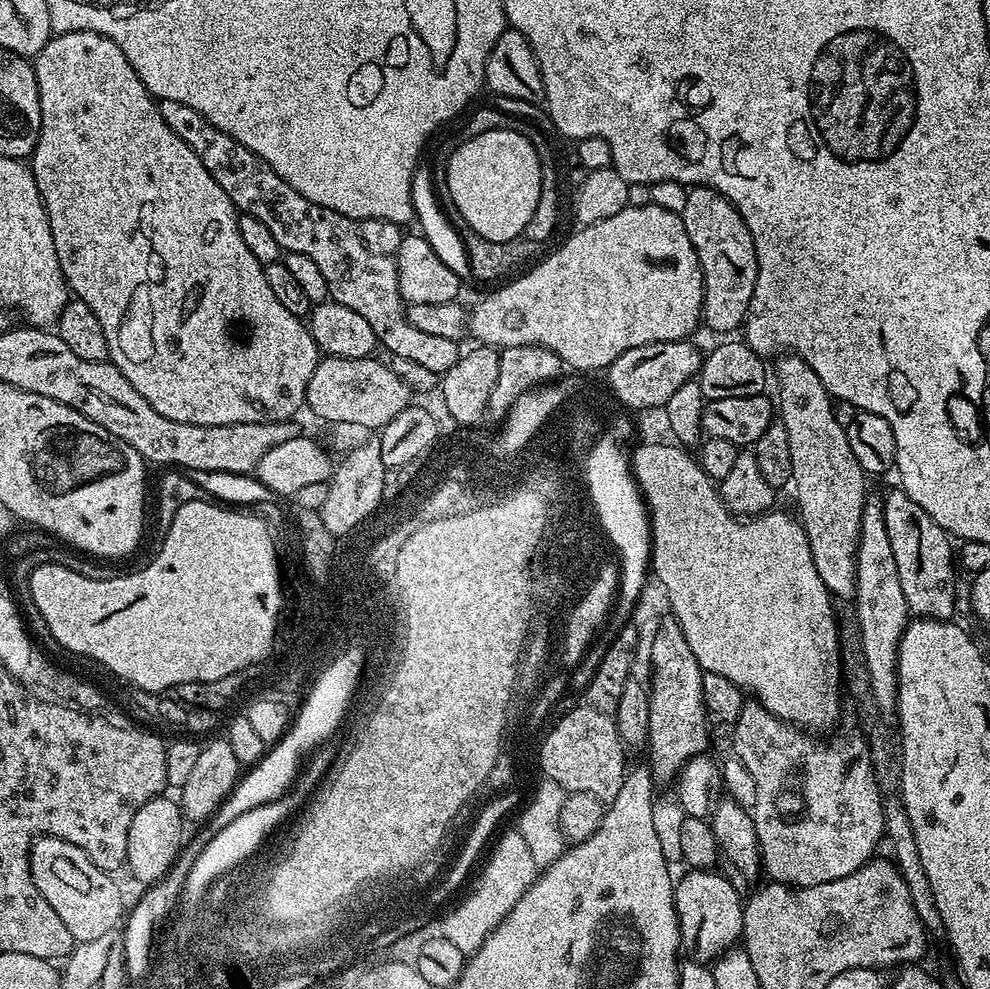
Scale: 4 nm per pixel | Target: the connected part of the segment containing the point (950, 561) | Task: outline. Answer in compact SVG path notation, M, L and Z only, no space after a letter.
M895 490L883 497L886 534L890 534L890 550L894 550L894 562L898 566L898 582L902 582L902 594L906 594L909 613L926 620L951 621L957 615L956 572L954 544L948 533L902 490Z

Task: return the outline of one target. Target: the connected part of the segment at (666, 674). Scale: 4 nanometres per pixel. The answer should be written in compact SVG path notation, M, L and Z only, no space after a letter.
M665 618L652 636L652 645L648 648L652 659L652 684L648 688L650 702L650 726L648 727L647 767L652 770L653 781L675 781L681 768L688 760L703 756L708 748L709 717L704 710L702 698L702 678L704 669L698 666L698 658L686 646L686 638L678 622Z

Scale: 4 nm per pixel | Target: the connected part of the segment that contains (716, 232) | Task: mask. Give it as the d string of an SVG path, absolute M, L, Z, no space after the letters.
M692 186L688 188L686 194L686 210L680 213L686 234L690 234L690 242L694 246L694 250L698 254L698 262L702 266L702 278L704 279L704 310L702 313L703 327L708 327L712 332L728 332L724 334L732 334L732 332L741 327L748 318L748 307L750 306L750 298L754 298L754 282L758 282L758 258L754 250L754 238L750 234L750 230L746 226L746 222L742 218L742 214L738 214L738 210L729 202L722 194L718 194L713 188L707 186Z

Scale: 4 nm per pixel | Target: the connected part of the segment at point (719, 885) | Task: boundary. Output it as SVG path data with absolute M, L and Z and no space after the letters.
M716 870L685 871L685 876L675 881L676 917L680 927L680 943L683 951L697 962L715 962L744 935L744 900L740 892Z

